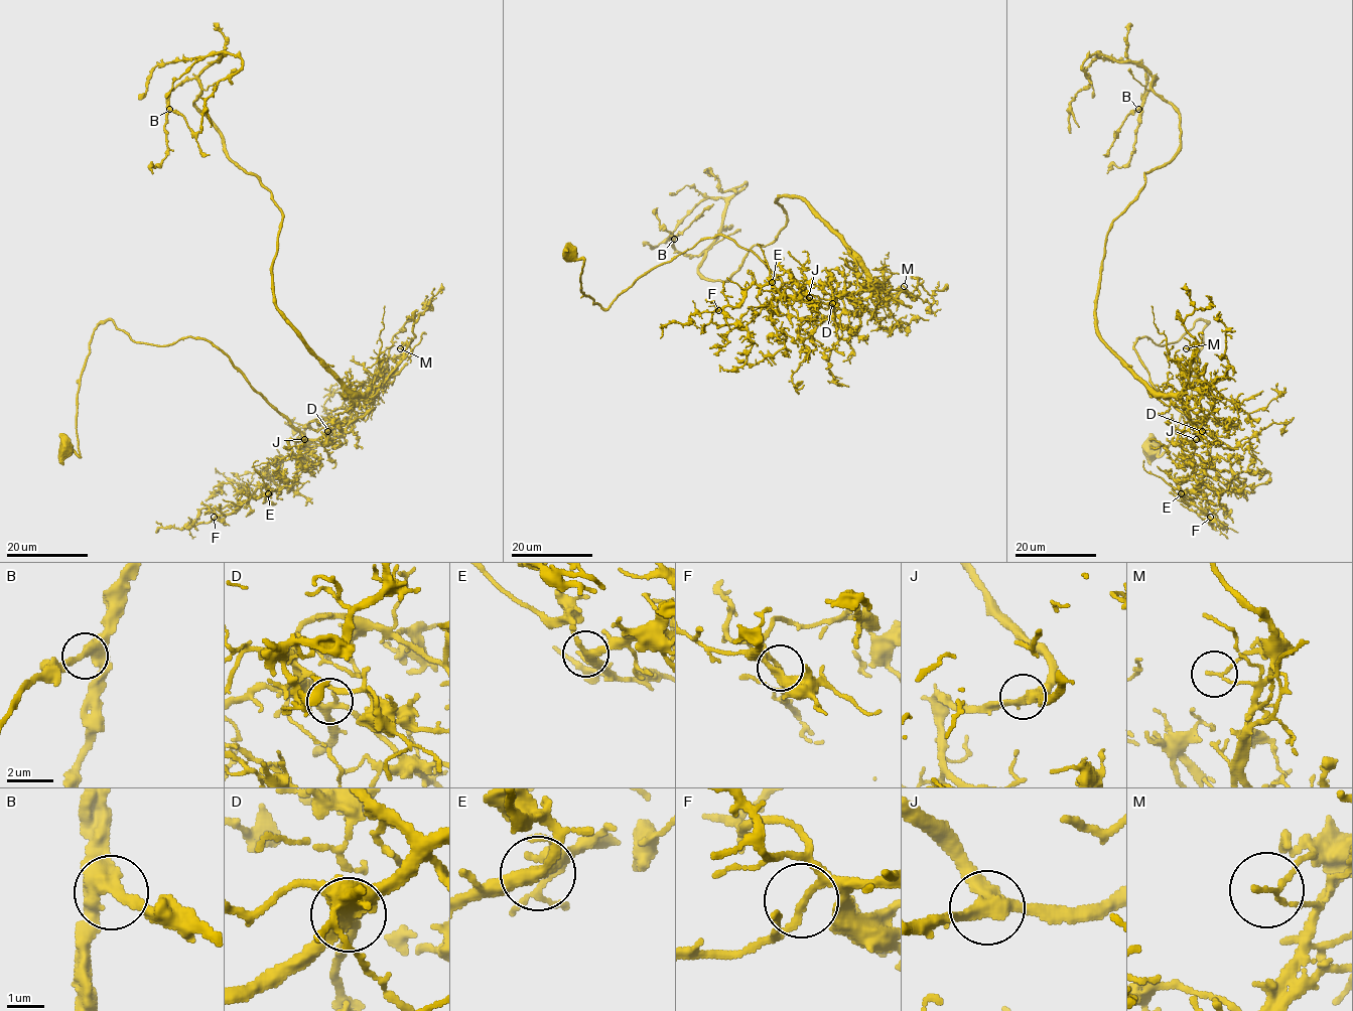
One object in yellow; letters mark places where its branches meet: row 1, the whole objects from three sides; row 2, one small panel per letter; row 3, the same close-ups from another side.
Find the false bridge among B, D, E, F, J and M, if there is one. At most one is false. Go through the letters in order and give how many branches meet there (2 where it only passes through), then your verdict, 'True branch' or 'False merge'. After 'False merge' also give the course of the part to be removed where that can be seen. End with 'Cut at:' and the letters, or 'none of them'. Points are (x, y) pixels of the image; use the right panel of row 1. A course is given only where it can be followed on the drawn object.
B: Branches: 2. True branch
D: Branches: 3. True branch
E: Branches: 3. True branch
F: Branches: 3. True branch
J: Branches: 3. True branch
M: Branches: 2. False merge. Course of the part to remove: (1186, 347), (1160, 394), (1095, 316), (1109, 225), (1180, 113), (1095, 53), (1070, 133)
Cut at: M

